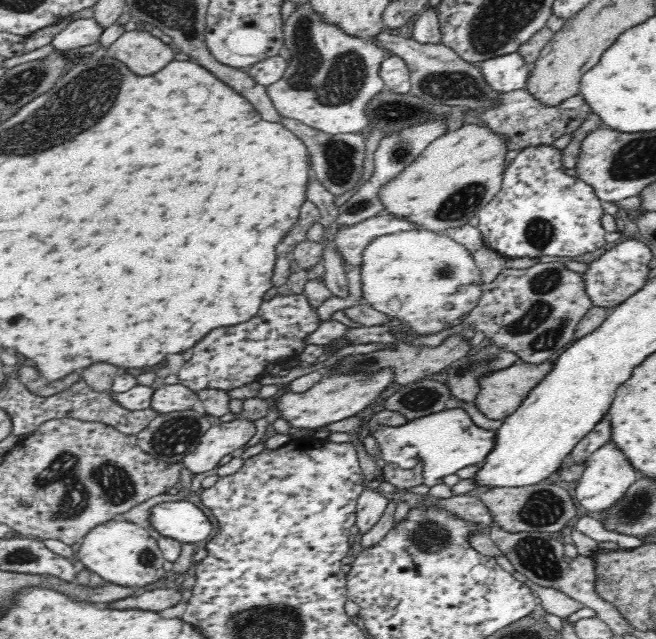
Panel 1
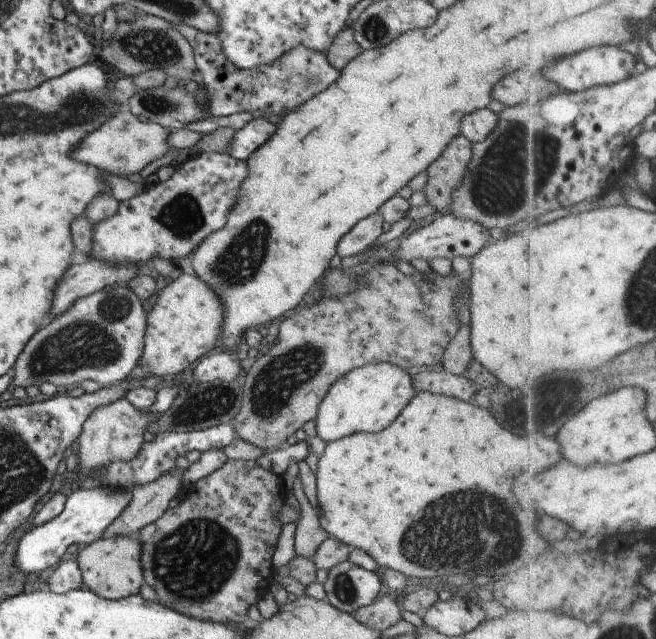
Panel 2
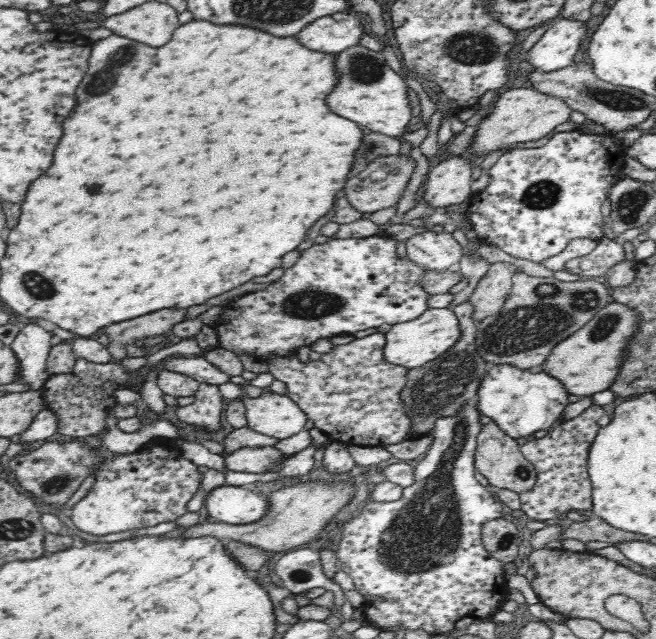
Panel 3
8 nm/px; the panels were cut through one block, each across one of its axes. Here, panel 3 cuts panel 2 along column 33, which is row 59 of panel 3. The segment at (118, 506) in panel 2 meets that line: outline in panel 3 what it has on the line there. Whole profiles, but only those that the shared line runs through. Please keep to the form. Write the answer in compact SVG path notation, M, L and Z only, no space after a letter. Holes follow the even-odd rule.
M560 18L527 52L527 61L542 72L566 68L575 62L574 56L586 33L584 22Z

